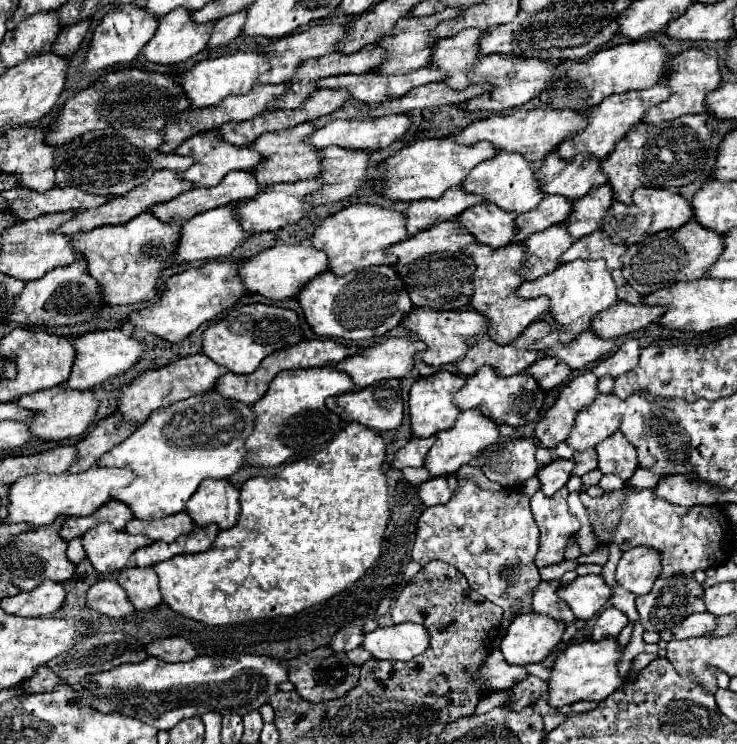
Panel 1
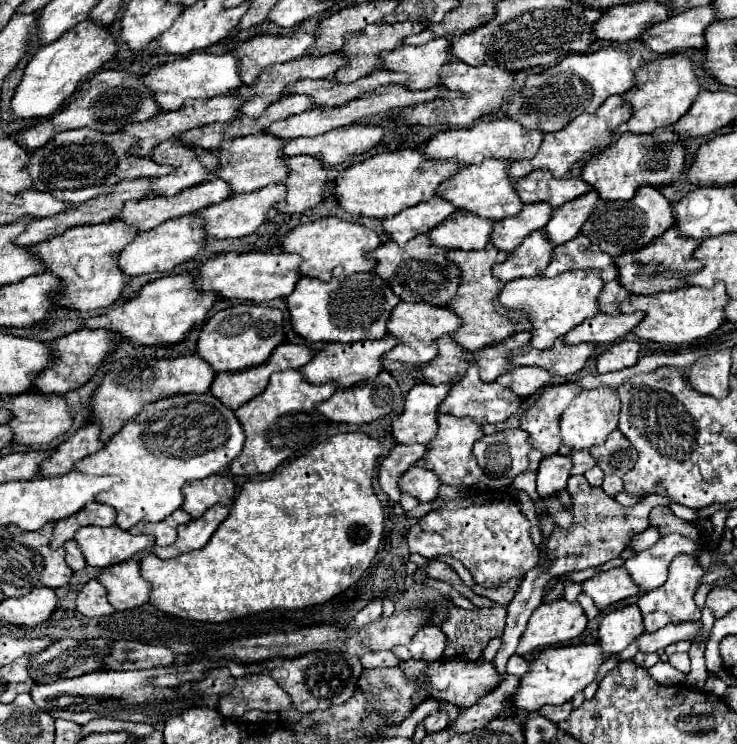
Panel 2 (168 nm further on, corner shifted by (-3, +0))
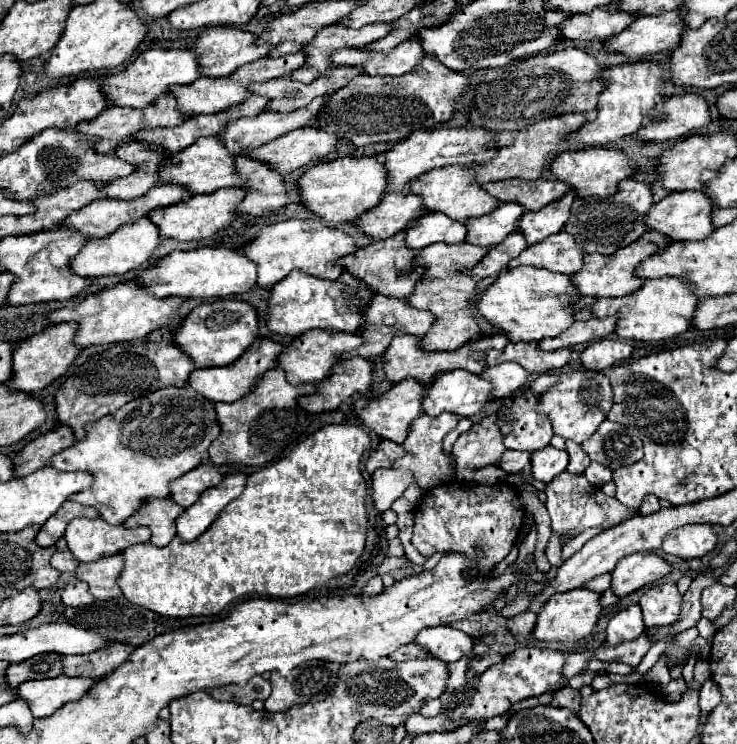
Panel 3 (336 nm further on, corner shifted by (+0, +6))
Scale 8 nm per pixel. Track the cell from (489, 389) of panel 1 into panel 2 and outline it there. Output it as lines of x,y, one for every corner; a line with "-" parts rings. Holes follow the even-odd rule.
470,367
462,381
458,381
452,391
446,395
444,403
440,405
440,413
450,413
454,417
472,417
476,423
486,425
486,423
502,423
510,417
514,417
524,403
524,397
518,397
512,389
500,385
500,383
486,383
480,379
476,367

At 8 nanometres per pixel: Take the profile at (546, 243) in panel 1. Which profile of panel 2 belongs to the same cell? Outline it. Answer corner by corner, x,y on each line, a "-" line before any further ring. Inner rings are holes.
536,231
522,241
522,245
510,253
504,263
494,267
494,275
500,281
512,281
520,277
536,277
548,263
552,263
554,243
544,231

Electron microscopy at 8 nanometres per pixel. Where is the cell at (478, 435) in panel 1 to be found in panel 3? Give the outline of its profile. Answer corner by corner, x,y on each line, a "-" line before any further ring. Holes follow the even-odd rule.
441,413
439,417
429,417
429,415
419,415
417,417
417,421
413,421
413,425
409,427
409,435
407,435
407,439
403,441
403,449
407,451
407,455
405,457
401,457
401,459
397,459
395,463
393,463
393,467
397,469
397,467
403,467
403,469
409,469
411,473
413,473
413,481
421,487
421,489
425,489
425,491
429,491
429,489
433,489
433,487
437,487
437,485
443,485
445,481
451,481
453,479
453,469
451,469
451,461
453,461
453,457
447,457
445,453
443,453
443,437
451,431
451,429
455,429
457,427
457,415
453,415
453,413

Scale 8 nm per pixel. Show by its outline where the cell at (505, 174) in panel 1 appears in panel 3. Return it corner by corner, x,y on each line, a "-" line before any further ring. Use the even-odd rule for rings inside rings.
441,167
441,169
433,169
423,173
421,177
413,179
409,183
409,191
419,195
423,199
423,209
425,211
439,211
445,213
447,217
455,219
455,221
465,221
471,217
479,217
485,215
493,209
499,207
499,201
495,197
489,197
489,193
485,193
475,181
473,181
473,169
467,167

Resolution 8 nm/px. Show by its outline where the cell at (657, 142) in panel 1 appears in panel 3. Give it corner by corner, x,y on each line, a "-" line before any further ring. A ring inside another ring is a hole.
591,147
583,151
569,151
557,155
551,163
553,175
567,183
571,189
577,191
577,197
609,197
617,193
617,185
621,179
631,177
631,169
627,165
627,155
615,149
605,149
605,147

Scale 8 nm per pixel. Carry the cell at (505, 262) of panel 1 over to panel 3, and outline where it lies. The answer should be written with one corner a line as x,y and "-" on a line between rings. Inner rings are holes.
433,243
421,249
415,259
413,267
423,267
425,273
415,287
413,295
405,299
411,307
421,311
431,311
435,315
433,327
421,337
421,349
425,351
453,351
465,345
469,339
479,337
479,327
475,317
469,309
469,299
475,299
475,283
469,279
467,271
473,269
485,255
487,249
477,245
447,245
447,243

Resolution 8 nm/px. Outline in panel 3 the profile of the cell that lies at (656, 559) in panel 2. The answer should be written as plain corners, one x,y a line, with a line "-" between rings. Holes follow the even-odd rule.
701,523
701,525
685,525
681,529
675,529
665,537
663,551
665,553
677,553
679,559
701,559
709,555
717,545
717,535
713,531
713,525

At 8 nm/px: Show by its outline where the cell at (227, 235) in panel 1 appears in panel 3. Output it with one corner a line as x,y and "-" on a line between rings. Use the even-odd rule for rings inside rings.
141,217
135,223
121,225
107,237
93,239
93,241
89,239
87,245
69,263
69,269
75,271
75,275
79,275
79,277
91,277
91,279
105,277
105,275
125,275
129,269
137,269
139,265
149,261
151,253
155,251
159,241
161,241
161,237
157,233
157,227
147,217

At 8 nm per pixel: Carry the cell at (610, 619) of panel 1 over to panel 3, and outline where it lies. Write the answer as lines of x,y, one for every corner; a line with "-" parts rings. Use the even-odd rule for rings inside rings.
631,605
609,619
607,645
619,645
625,641
633,641
643,633
643,629
645,629
645,623
641,615
641,607

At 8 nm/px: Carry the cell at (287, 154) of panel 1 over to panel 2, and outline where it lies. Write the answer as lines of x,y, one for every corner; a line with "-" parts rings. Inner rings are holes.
260,133
260,135
246,135
244,139
232,139
232,143
224,143
220,147
220,159
224,163
224,171
220,171
220,179
224,179
232,193
250,193
256,189
262,189
270,183
284,183
288,179
290,169
286,165
286,155
282,153
284,145
288,139
280,139
270,133

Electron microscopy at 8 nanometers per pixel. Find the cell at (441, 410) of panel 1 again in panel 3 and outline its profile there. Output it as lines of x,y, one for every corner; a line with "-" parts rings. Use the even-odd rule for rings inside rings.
403,379
401,383
395,383
387,393
375,397
375,399
367,399
367,397
359,397
353,403
353,413
373,431
377,433
381,439
389,439
395,443
403,443
407,437
407,429
411,425
411,421
415,417
419,417
423,413
421,409
421,401
423,401
423,385
419,381
413,379

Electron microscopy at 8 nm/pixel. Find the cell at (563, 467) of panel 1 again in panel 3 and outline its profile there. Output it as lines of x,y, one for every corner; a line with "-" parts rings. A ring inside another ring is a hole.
547,445
545,449
533,451
531,453
531,467
533,467
533,477
539,481
553,481
559,473
563,473
567,469
567,451
559,451
551,445

